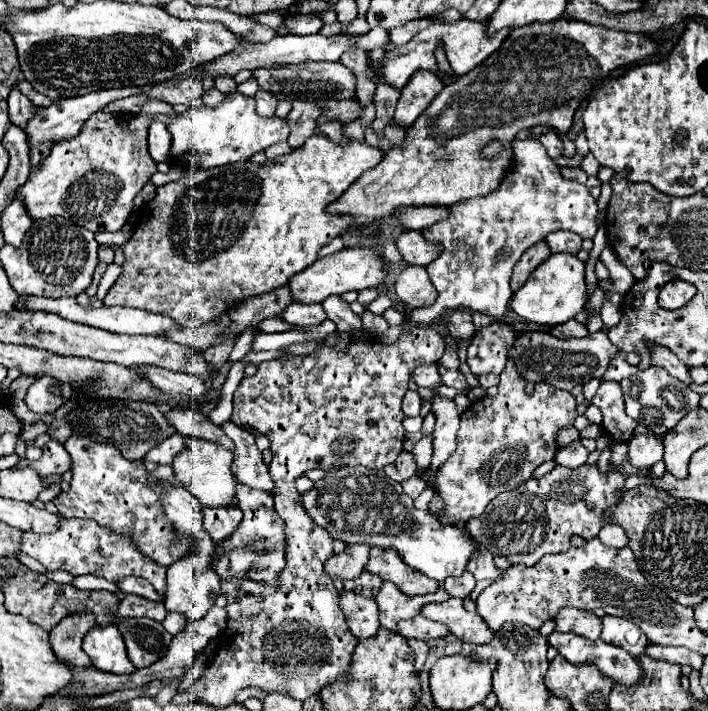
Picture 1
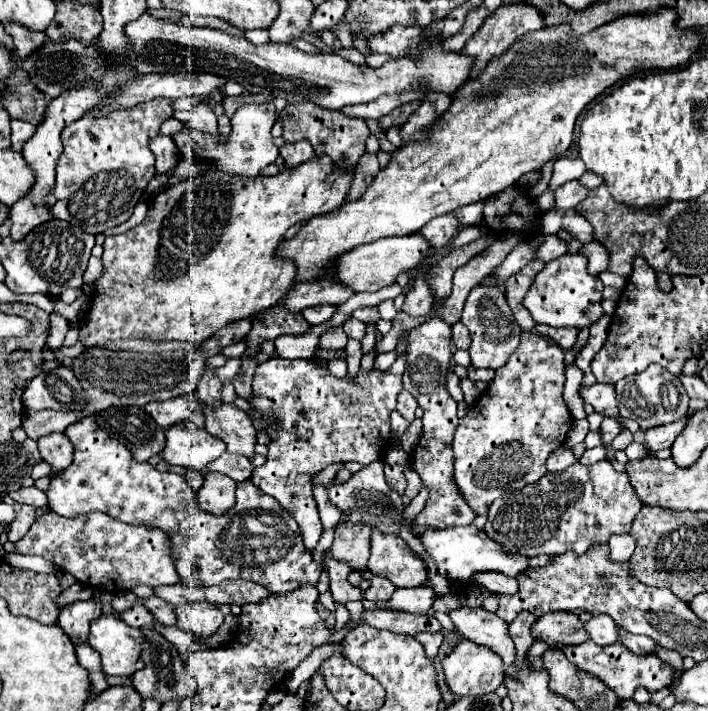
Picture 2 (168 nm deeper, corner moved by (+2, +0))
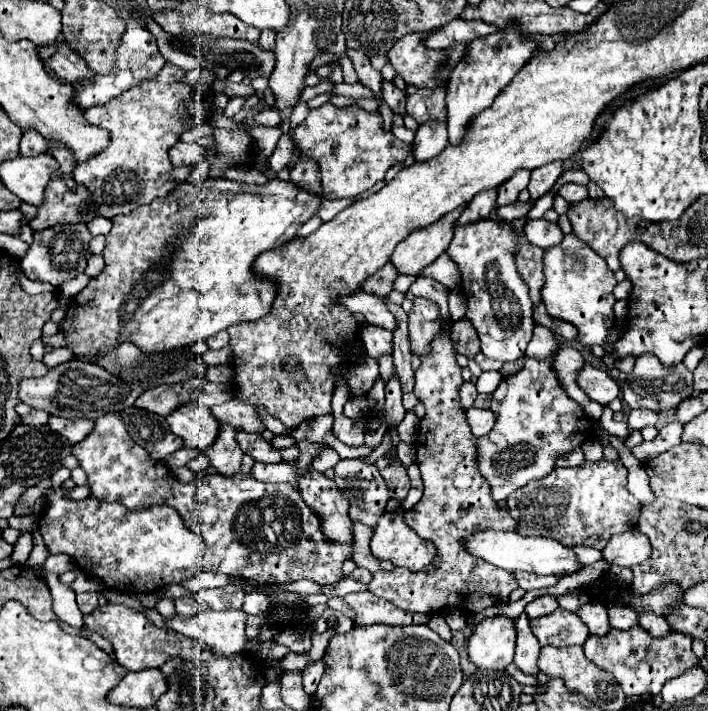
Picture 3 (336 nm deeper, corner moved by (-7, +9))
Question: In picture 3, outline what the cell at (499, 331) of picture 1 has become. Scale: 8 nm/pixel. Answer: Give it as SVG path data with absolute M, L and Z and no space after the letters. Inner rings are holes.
M486 217L474 223L458 225L454 239L446 247L446 255L460 269L462 291L468 305L466 319L474 325L482 343L482 353L488 359L516 361L524 357L526 345L532 339L532 301L528 285L516 269L516 245L518 233L512 223L498 217Z

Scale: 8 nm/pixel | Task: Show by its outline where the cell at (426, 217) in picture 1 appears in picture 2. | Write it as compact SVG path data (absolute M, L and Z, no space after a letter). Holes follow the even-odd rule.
M483 202L471 204L471 206L463 206L463 208L455 210L455 212L451 212L451 216L455 216L459 220L459 224L463 224L463 226L479 224L481 216L483 216Z

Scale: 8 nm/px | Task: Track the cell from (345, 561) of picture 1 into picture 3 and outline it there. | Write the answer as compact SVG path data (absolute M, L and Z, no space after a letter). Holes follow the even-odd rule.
M340 459L334 467L334 481L350 503L350 519L376 527L390 499L378 467L360 459Z

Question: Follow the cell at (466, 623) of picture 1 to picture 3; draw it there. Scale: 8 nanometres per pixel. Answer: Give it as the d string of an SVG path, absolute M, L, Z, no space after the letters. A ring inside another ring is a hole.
M522 613L516 619L516 629L518 629L518 641L516 641L516 655L514 655L514 663L518 665L518 669L526 675L538 675L540 669L536 665L538 659L538 643L536 637L532 635L530 629L530 619L526 613Z

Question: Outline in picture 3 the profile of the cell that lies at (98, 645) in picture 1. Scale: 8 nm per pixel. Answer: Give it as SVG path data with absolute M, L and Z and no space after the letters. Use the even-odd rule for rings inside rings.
M100 605L92 613L84 615L84 627L90 631L100 633L104 639L112 643L116 661L126 667L128 671L140 671L140 669L150 669L150 667L162 667L168 659L180 657L186 661L196 661L200 659L204 647L202 643L196 643L194 639L188 639L172 629L166 627L156 627L144 611L136 611L126 605Z

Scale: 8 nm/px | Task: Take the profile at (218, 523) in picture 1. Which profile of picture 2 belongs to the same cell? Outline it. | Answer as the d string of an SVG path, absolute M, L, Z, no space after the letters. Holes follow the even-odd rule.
M209 472L205 476L201 490L197 492L197 502L199 510L207 514L213 516L227 514L235 504L235 482L219 472Z

